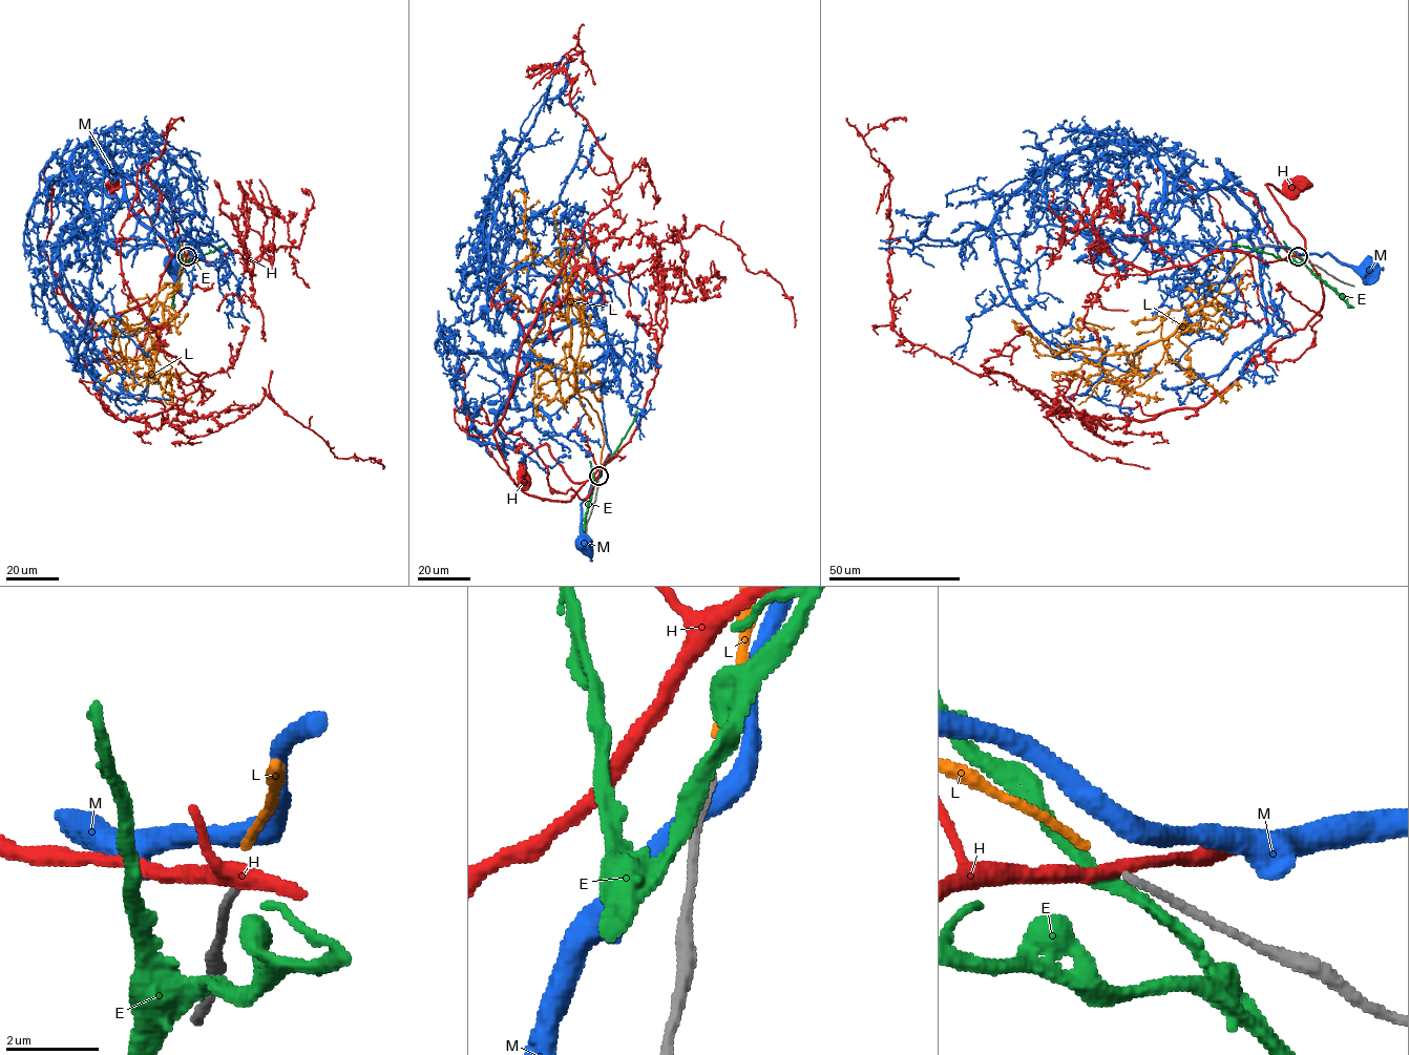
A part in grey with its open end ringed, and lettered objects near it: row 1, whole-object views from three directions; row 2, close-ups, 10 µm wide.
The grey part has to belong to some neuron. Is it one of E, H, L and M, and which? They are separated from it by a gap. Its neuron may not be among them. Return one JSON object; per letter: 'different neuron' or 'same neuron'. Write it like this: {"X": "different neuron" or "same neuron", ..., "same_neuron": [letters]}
{"E": "different neuron", "H": "different neuron", "L": "same neuron", "M": "different neuron", "same_neuron": ["L"]}

